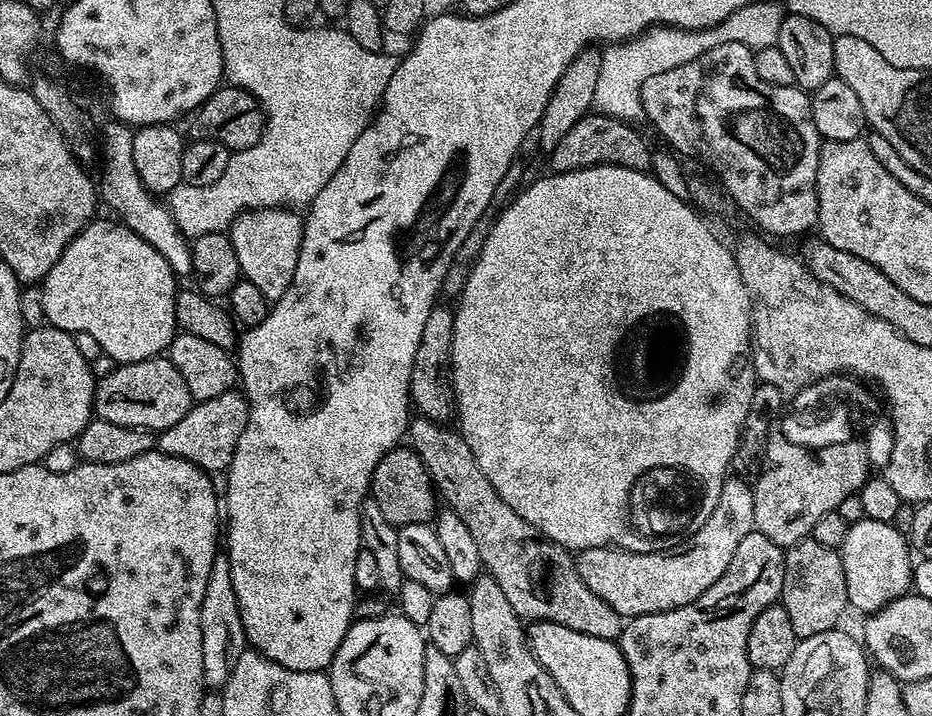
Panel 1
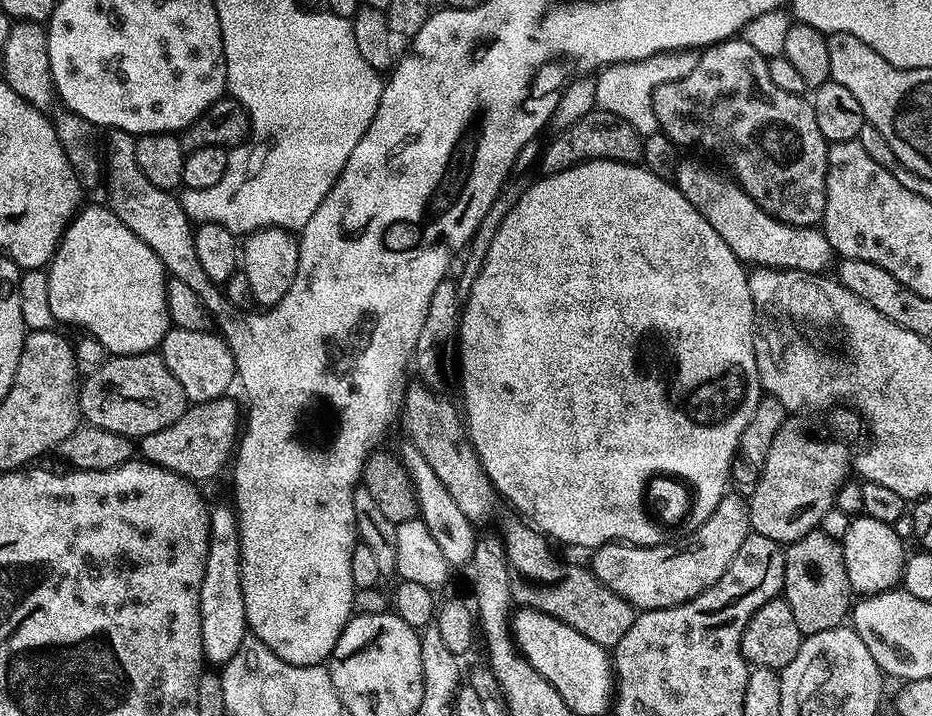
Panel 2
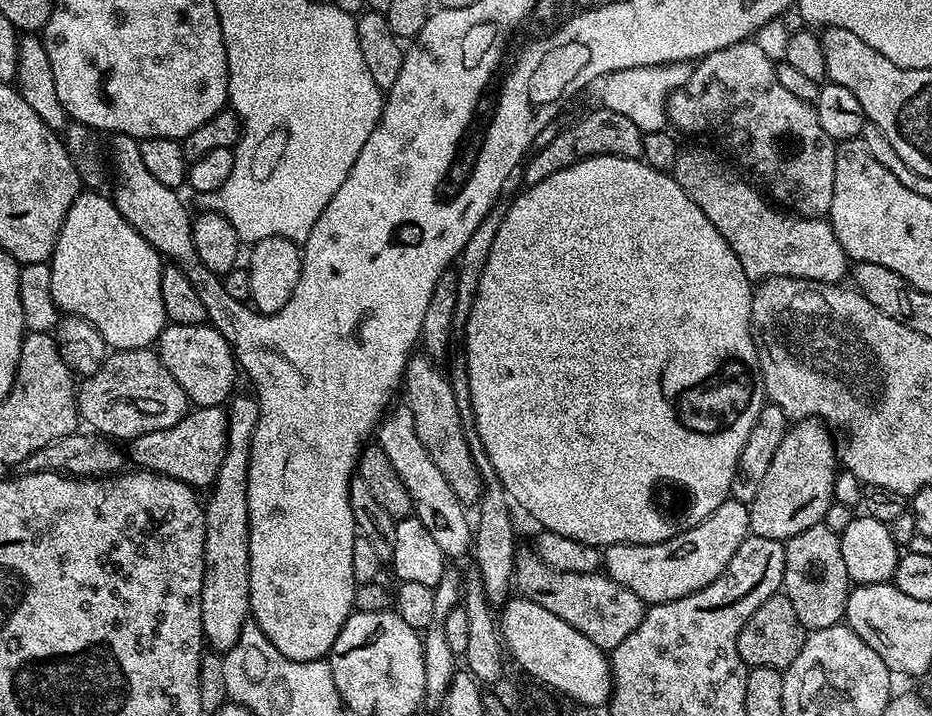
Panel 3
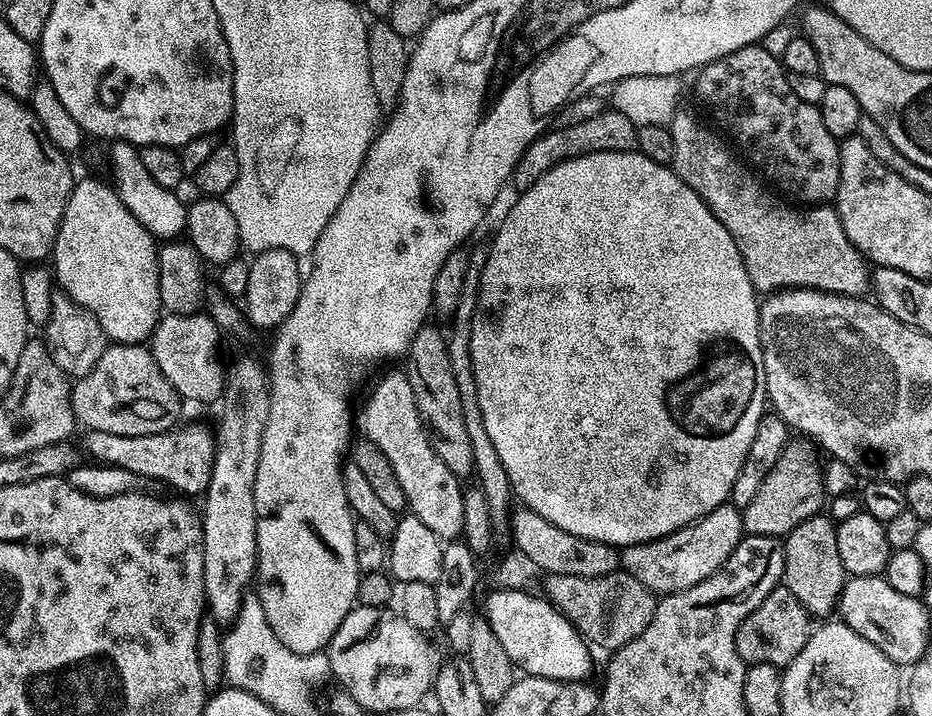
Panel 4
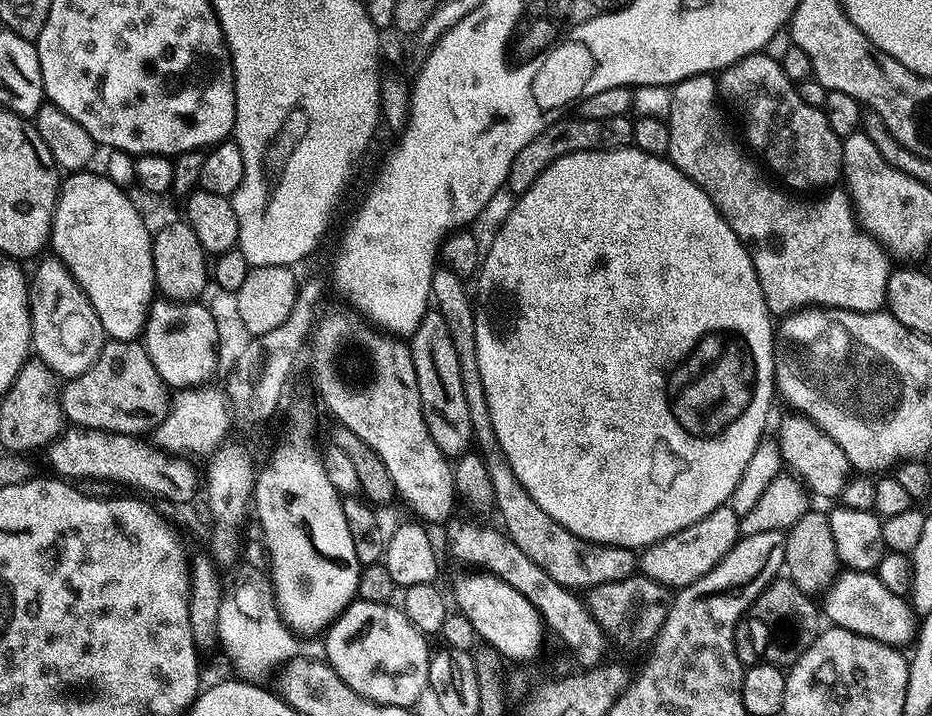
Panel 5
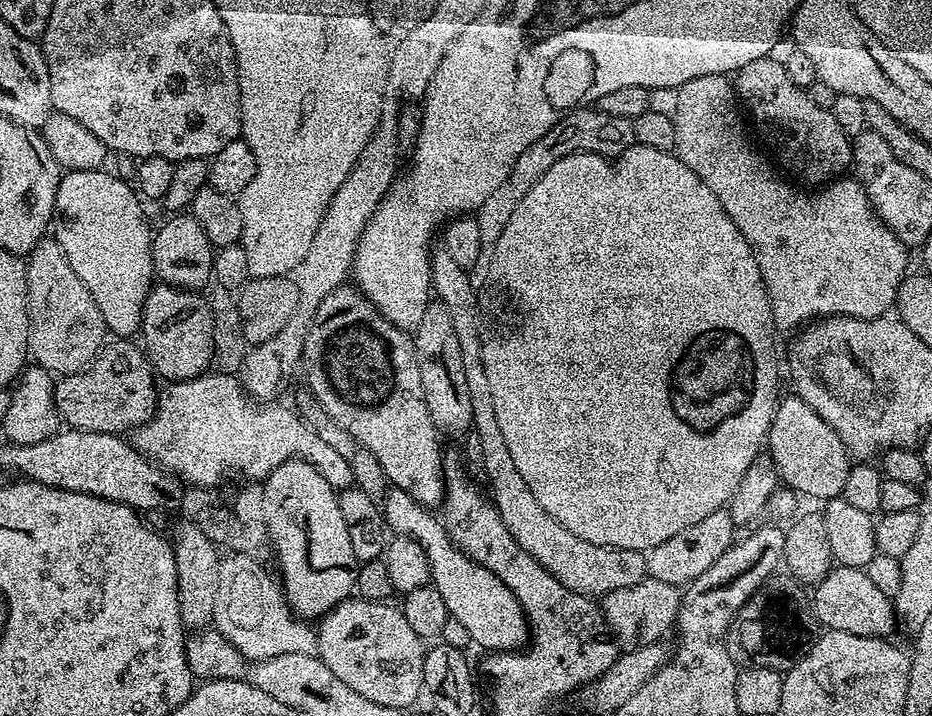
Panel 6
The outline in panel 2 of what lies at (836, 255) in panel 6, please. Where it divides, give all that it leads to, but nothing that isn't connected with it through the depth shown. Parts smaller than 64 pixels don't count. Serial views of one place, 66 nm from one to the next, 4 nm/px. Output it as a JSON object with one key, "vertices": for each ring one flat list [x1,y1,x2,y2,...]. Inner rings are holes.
{"vertices":[[688,158,681,159,676,167,674,183,679,192,684,195,686,202,714,226,718,238,734,250,737,258,748,266,761,266,764,268,797,268,803,272,823,273,824,268,834,253,830,242,825,238,819,227,795,228,775,220,758,202,750,198,736,183,735,179,723,176,704,164,695,164]]}

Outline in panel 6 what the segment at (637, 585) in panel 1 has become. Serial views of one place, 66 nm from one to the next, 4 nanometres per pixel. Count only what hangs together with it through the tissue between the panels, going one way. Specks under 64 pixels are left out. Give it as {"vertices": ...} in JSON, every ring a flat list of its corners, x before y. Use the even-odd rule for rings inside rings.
{"vertices":[[727,507,716,508,714,514,706,514,702,522,694,522,694,526,686,526,686,530,678,530,678,534,666,538,666,542,658,542,658,546,648,549,647,575,658,582,677,586,693,584,718,562,718,558,722,558,722,554,726,554,737,536,738,525,730,518]]}

